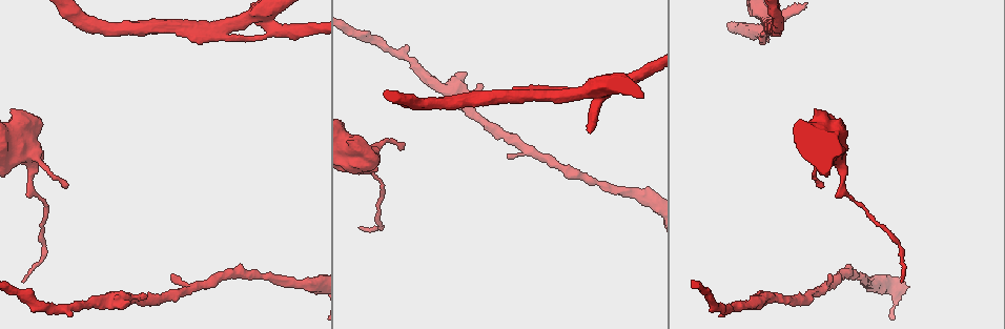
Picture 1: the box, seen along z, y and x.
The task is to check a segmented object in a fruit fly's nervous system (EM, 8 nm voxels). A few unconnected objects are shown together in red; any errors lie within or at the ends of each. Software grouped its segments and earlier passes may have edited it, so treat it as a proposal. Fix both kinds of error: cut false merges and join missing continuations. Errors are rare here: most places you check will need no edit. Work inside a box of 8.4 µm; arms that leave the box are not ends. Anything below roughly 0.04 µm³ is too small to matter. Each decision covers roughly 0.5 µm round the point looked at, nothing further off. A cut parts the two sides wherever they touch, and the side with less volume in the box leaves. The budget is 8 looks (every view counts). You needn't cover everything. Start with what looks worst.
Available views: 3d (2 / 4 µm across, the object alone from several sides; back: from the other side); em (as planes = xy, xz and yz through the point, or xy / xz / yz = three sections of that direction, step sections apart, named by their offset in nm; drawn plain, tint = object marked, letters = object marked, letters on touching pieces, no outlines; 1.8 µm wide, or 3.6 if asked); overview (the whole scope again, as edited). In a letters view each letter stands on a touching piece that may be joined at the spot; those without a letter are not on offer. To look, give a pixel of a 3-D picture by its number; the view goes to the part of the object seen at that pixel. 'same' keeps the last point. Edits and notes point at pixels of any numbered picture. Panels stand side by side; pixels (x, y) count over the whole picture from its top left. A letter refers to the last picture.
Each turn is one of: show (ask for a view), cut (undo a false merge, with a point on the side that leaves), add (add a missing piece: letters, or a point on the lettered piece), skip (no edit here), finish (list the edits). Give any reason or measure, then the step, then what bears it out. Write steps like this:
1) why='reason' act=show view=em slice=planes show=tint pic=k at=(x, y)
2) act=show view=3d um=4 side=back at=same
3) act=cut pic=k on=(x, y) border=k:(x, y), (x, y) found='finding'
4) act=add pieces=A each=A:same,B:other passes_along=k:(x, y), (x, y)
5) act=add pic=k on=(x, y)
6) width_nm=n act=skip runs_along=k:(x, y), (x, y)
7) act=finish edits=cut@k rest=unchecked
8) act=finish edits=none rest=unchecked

why='thin end' act=show view=3d um=2 pic=1 at=(901, 282)

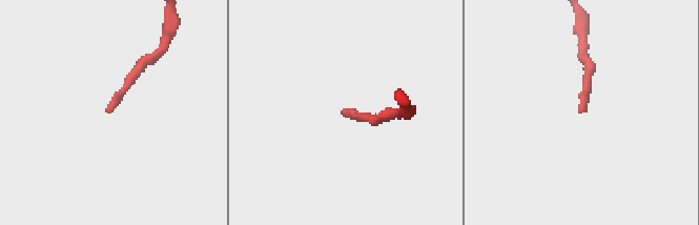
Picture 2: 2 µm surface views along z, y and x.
act=show view=em slice=yz step=8 show=tint pic=2 at=(581, 112)

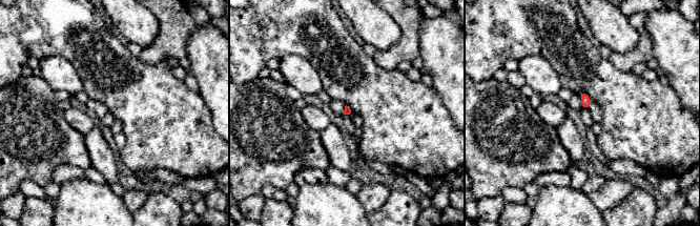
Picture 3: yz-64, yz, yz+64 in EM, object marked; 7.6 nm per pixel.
why='what lies round it' act=show view=em slice=yz step=8 show=letters at=same

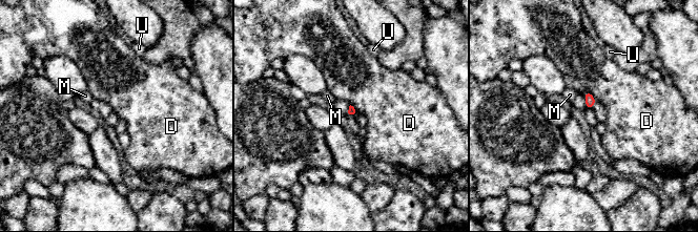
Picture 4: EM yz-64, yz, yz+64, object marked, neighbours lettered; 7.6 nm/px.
act=skip each=D:other,M:other,U:other found='no lettered piece goes on from it'

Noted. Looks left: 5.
why='a fork' act=show view=3d um=4 pic=1 at=(778, 296)

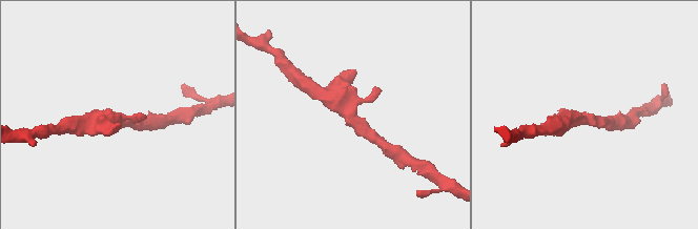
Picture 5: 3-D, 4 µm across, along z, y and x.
act=show view=em slice=planes show=tint pic=5 at=(114, 119)

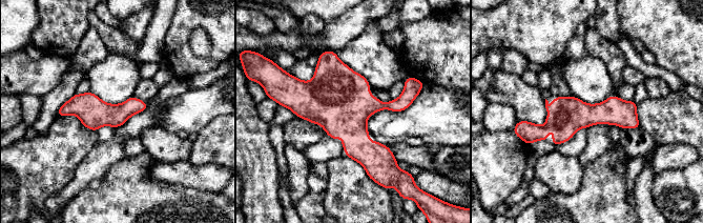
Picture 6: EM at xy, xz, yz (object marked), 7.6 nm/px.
why='see the neighbours' act=show view=em slice=planes show=letters at=same

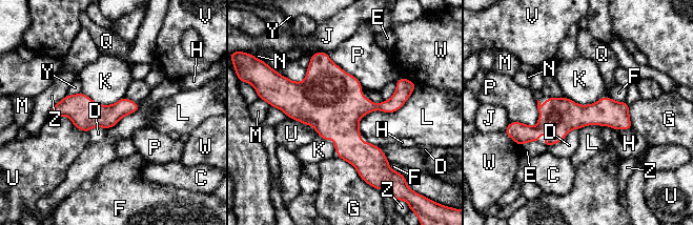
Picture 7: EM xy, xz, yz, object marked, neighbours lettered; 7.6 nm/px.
width_nm=200 act=skip each=C:other,D:other,E:other,F:other,G:other,H:other,J:other,K:other,L:other,M:other,N:other,P:other,Q:other,U:other,V:other,W:other,Y:other,Z:other runs_along=7:(626, 106), (520, 128) found='continuous, no second neuron'

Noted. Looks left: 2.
act=finish edits=none rest=unchecked

